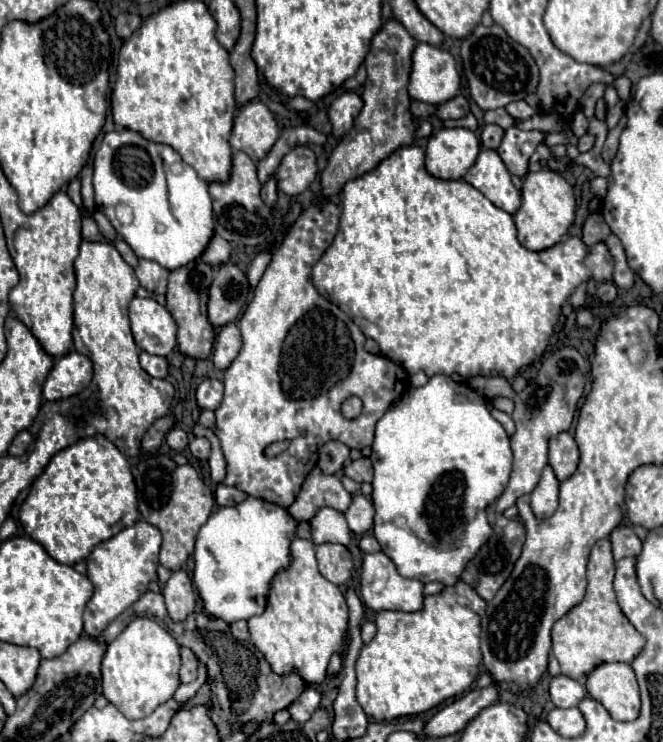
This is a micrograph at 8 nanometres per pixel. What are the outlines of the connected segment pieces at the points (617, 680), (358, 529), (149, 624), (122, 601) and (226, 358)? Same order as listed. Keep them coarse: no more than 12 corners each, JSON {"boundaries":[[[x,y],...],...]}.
{"boundaries":[[[600,664],[588,694],[614,720],[640,714],[640,690],[630,664]],[[362,494],[352,496],[344,512],[354,534],[372,528],[374,506]],[[132,620],[102,660],[102,692],[140,720],[180,686],[180,646]],[[144,520],[86,560],[96,638],[158,580],[160,530]],[[236,324],[218,330],[214,366],[224,372],[238,356],[242,338]]]}

